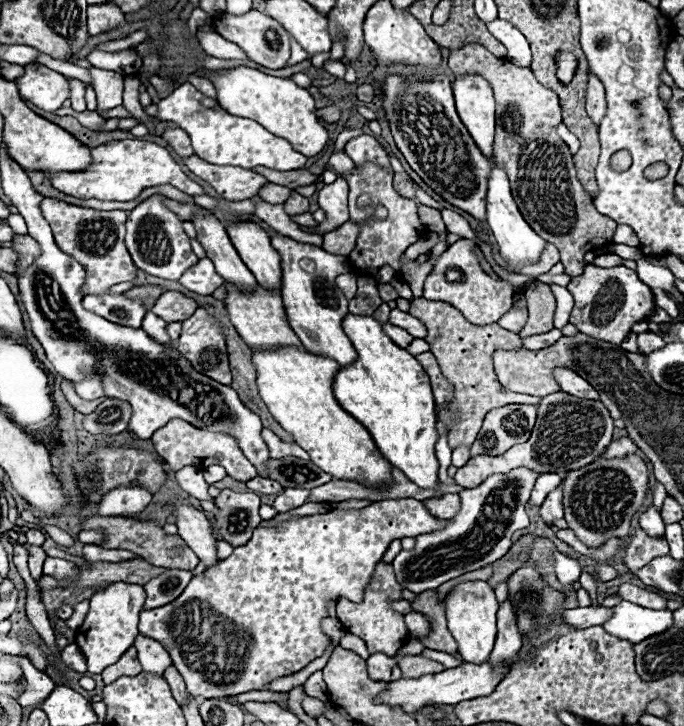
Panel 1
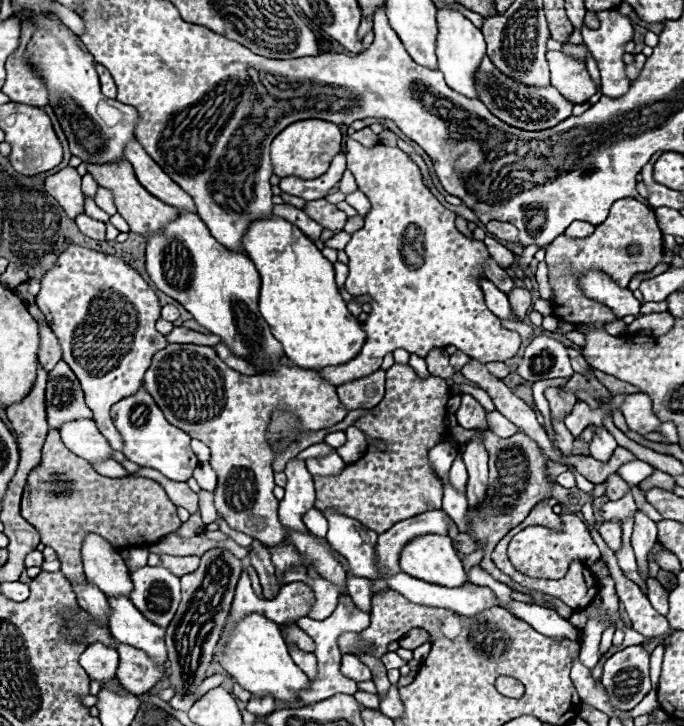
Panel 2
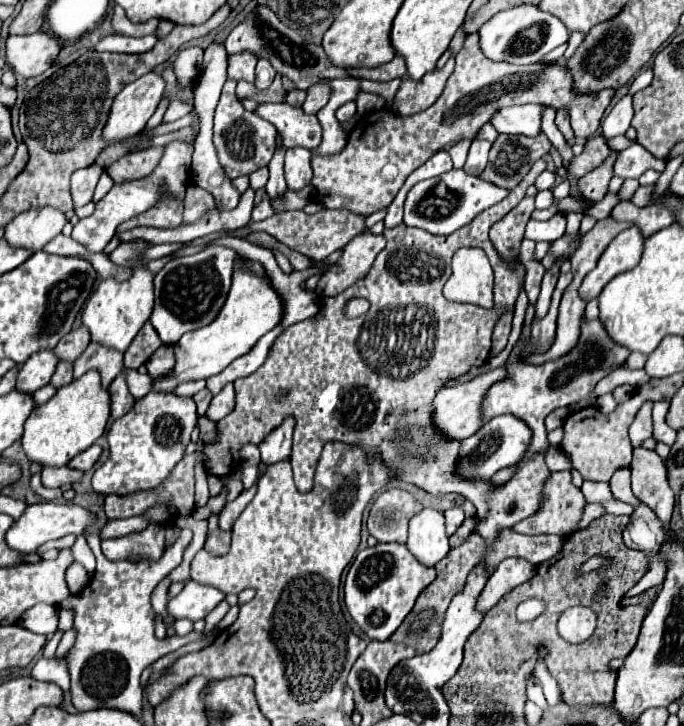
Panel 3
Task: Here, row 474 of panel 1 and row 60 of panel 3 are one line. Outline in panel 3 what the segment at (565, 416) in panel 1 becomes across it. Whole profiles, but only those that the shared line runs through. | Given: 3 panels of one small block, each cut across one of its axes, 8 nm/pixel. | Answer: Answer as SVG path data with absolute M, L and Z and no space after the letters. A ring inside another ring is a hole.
M478 34L466 36L460 52L456 54L456 68L448 78L442 96L430 108L414 116L398 116L388 108L370 112L360 118L348 134L348 144L338 154L314 154L314 178L310 184L316 188L316 202L324 208L346 208L356 214L372 214L388 208L404 180L416 168L462 138L474 138L476 130L480 130L490 116L504 106L536 102L556 110L568 108L576 138L594 136L614 90L602 90L590 96L572 96L572 78L562 64L546 66L536 62L530 66L516 66L508 62L492 62L482 54L476 36Z

